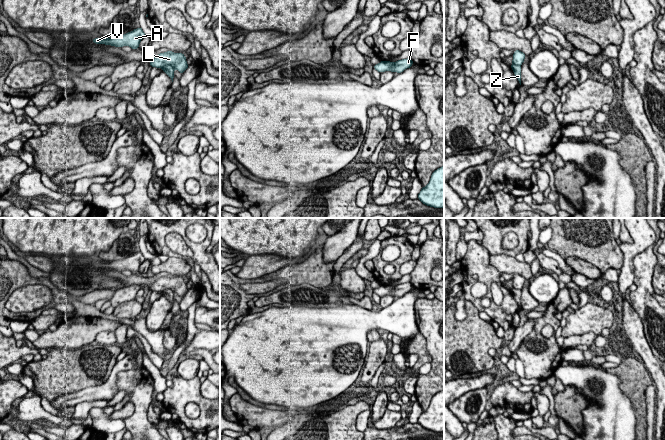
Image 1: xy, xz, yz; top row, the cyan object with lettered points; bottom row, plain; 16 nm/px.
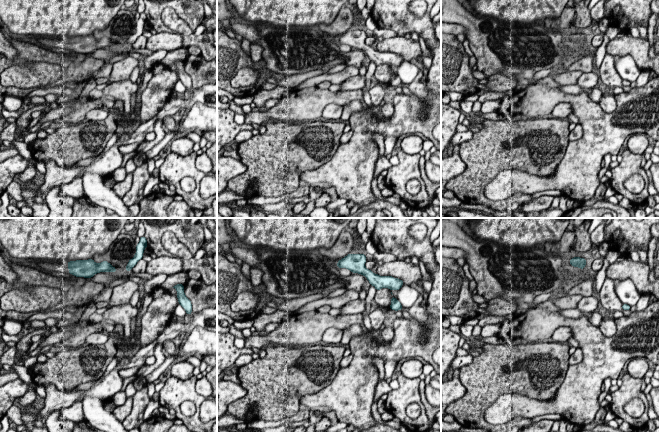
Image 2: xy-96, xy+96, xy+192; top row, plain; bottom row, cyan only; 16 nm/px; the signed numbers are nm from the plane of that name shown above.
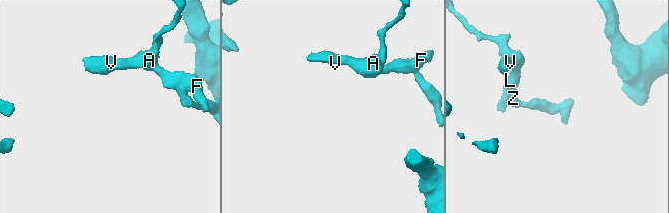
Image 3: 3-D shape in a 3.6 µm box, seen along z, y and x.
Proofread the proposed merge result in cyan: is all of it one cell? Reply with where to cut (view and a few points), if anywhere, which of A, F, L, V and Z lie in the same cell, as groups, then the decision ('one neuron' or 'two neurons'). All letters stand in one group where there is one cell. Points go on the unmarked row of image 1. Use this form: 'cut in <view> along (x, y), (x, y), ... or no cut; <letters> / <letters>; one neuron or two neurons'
cut in xy along (162, 292), (166, 289), (171, 289), (174, 292); A F L V / Z; two neurons

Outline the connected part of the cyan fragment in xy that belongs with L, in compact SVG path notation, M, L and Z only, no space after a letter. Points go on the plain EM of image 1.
M170 274L156 279L150 286L150 290L164 292L166 289L177 293L181 298L188 292L186 281L183 277L174 277Z

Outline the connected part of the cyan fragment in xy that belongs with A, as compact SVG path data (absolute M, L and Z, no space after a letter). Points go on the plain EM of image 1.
M139 251L122 260L105 262L105 263L95 262L92 263L92 265L96 268L105 268L105 269L111 269L120 272L123 270L129 270L132 273L138 273L139 267L145 260L146 259L143 256L142 252Z

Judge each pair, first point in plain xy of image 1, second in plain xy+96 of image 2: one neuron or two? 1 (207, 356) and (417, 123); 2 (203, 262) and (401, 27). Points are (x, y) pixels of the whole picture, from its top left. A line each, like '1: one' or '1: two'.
1: one
2: one

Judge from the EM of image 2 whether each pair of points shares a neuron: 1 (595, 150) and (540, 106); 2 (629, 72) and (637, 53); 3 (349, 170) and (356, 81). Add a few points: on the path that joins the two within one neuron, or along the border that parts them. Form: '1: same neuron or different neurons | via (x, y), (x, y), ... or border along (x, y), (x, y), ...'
1: same neuron | via (595, 129), (595, 122), (571, 98), (561, 98)
2: different neurons | border along (620, 56), (630, 55), (640, 70)
3: different neurons | border along (363, 89), (339, 91)

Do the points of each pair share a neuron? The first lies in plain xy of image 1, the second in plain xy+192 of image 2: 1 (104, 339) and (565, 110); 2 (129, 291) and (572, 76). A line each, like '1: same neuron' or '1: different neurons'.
1: same neuron
2: same neuron

